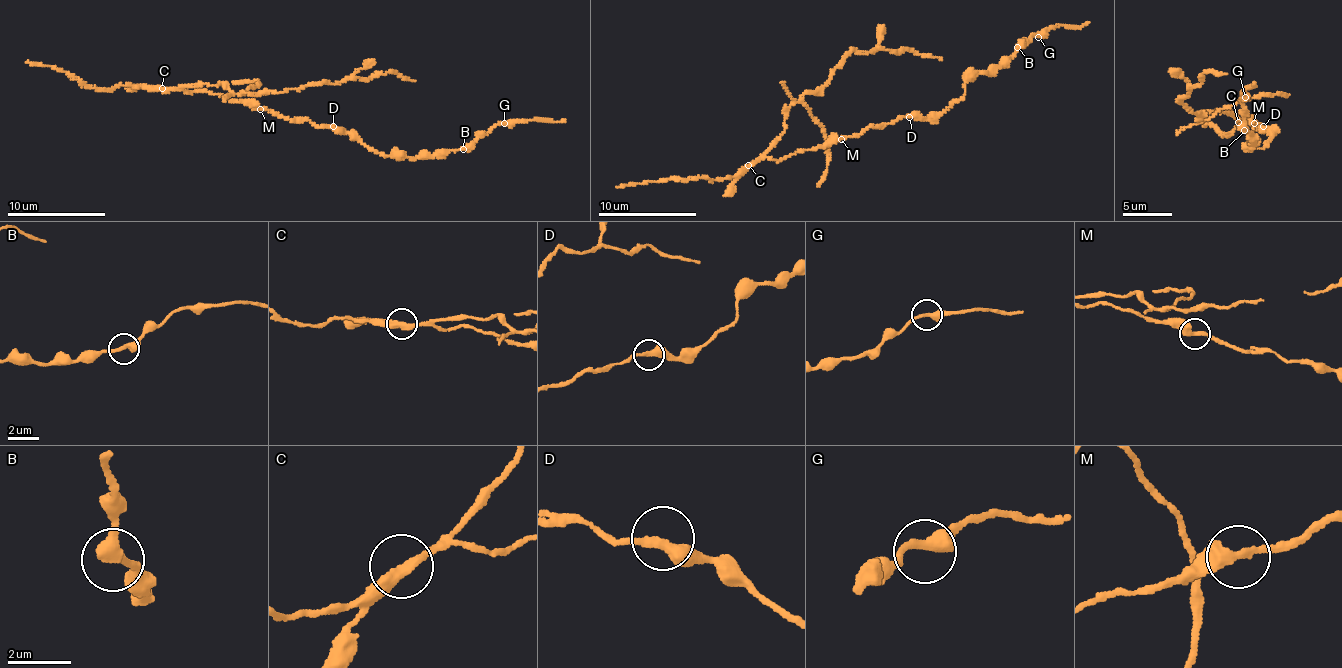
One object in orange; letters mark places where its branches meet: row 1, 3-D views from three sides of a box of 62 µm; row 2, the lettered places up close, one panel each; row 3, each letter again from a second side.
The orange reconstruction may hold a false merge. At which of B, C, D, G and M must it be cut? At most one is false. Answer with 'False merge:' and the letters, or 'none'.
False merge: C

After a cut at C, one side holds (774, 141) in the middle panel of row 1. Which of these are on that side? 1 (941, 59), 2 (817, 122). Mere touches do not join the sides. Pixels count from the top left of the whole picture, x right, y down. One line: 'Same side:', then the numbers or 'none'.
Same side: 1, 2

